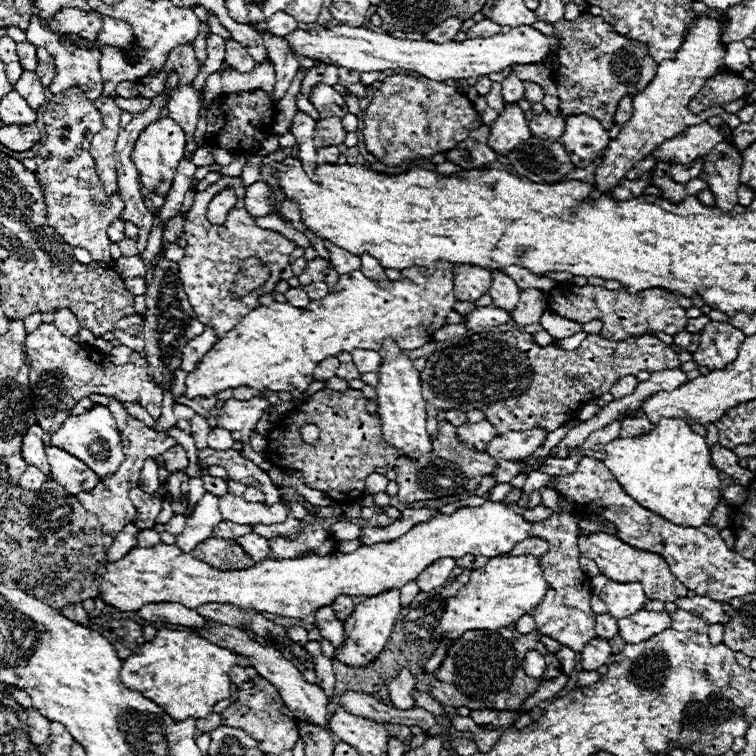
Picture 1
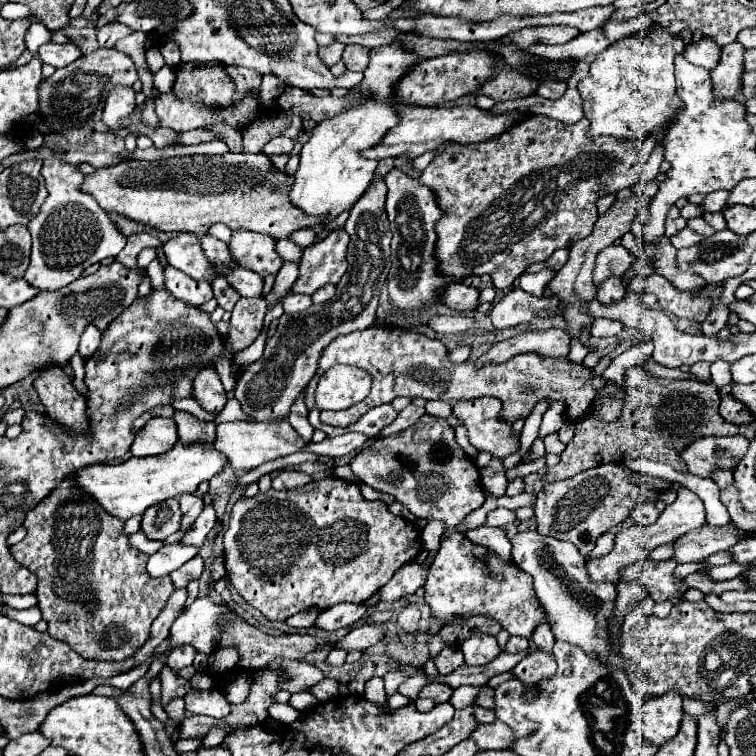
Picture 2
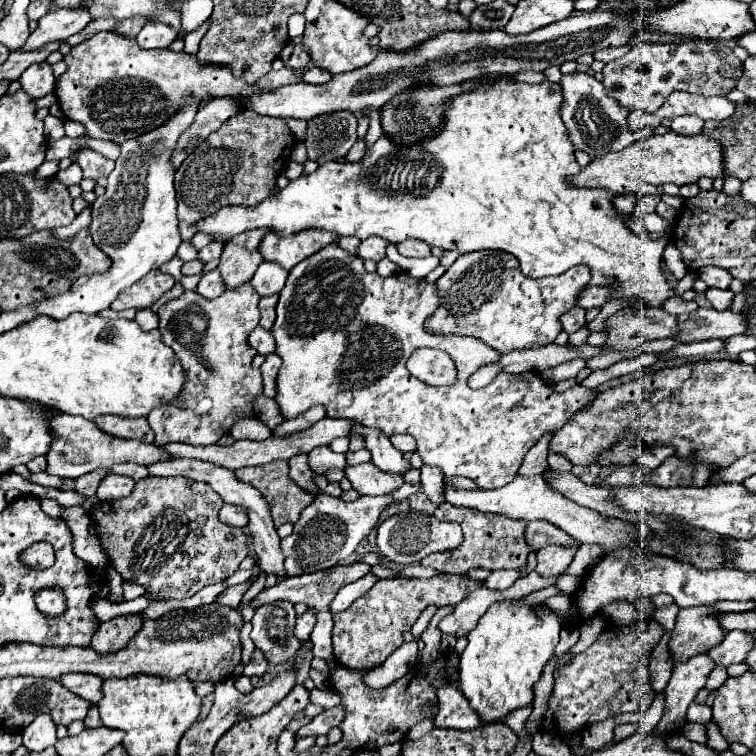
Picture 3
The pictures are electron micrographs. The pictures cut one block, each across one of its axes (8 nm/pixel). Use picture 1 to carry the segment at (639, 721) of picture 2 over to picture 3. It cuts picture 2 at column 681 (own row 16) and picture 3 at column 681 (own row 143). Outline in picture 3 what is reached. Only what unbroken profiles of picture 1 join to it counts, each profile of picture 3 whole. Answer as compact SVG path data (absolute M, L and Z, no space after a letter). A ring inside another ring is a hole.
M710 606L680 610L668 644L674 664L686 662L698 654L708 654L724 640L726 632L720 628L716 614L720 612Z

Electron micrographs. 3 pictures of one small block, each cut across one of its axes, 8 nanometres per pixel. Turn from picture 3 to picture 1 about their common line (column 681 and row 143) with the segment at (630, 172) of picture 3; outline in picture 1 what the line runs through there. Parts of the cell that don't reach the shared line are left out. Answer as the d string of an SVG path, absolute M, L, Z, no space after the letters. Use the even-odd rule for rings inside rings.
M158 118L156 122L148 124L140 132L140 136L138 136L136 144L134 144L132 160L134 160L136 168L138 168L140 182L142 182L146 192L156 192L156 194L164 196L170 190L174 174L176 174L176 166L184 156L184 146L186 146L186 134L180 128L180 124L174 122L172 118Z

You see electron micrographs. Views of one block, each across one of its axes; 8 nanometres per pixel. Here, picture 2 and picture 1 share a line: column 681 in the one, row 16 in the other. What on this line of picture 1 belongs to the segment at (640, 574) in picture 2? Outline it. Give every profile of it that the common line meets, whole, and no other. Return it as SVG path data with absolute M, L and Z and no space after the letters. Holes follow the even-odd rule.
M588 12L576 20L562 18L554 24L554 34L562 42L558 62L564 68L552 72L560 96L562 118L572 114L592 114L604 130L610 130L616 124L614 114L622 96L642 92L656 76L656 62L648 56L646 46L636 40L628 40L618 34L612 24L604 22L602 16L592 16Z

